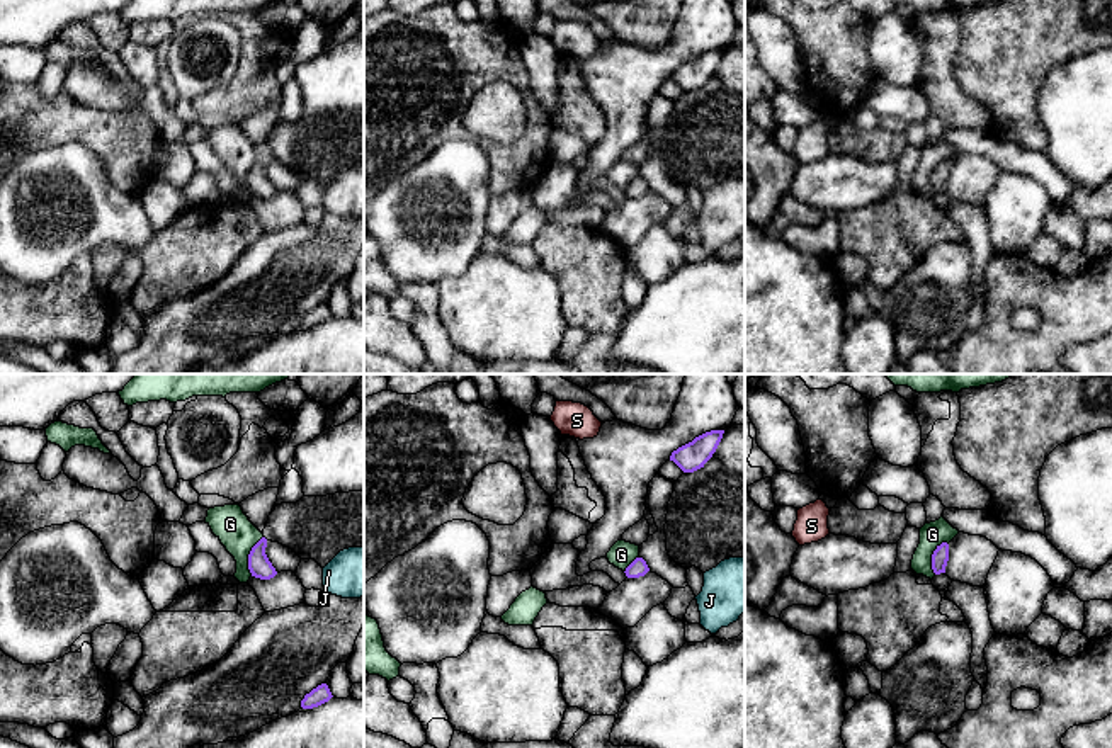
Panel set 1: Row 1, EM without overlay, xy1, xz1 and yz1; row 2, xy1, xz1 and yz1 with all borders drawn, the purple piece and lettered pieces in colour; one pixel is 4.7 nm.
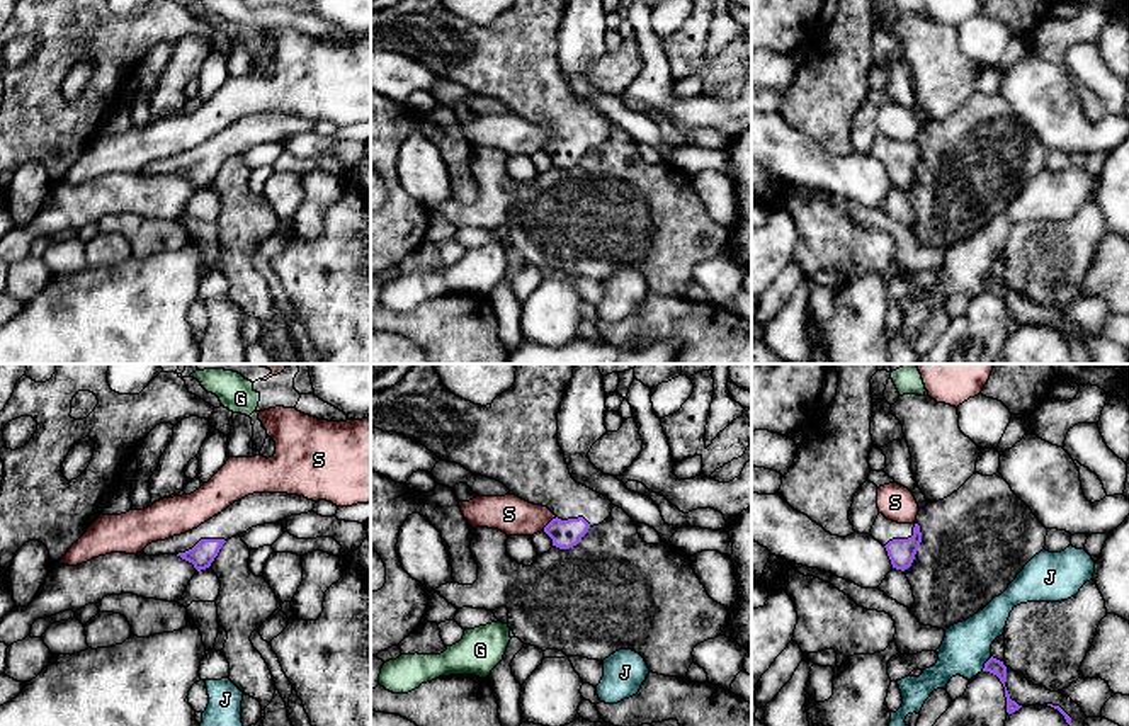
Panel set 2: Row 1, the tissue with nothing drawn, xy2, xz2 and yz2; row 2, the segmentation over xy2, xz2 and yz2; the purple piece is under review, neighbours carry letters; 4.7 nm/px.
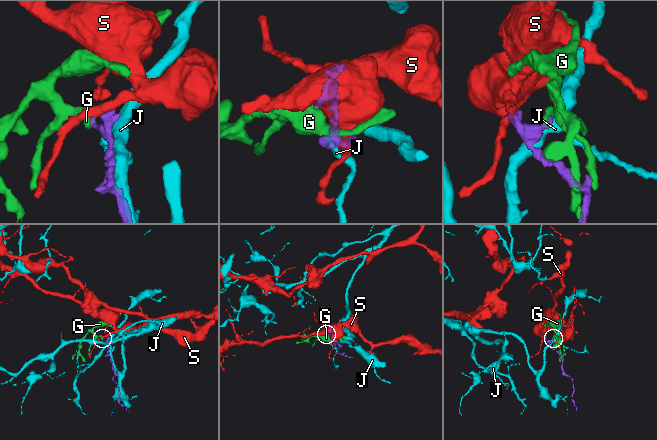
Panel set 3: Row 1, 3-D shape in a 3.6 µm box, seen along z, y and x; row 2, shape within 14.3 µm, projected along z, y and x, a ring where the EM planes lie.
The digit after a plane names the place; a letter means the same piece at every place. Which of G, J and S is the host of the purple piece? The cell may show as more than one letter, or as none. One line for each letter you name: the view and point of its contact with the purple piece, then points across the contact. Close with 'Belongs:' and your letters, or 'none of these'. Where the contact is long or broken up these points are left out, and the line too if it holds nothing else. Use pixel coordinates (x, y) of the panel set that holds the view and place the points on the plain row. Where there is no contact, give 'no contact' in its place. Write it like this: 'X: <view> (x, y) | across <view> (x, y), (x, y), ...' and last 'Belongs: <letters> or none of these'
Belongs: none of these

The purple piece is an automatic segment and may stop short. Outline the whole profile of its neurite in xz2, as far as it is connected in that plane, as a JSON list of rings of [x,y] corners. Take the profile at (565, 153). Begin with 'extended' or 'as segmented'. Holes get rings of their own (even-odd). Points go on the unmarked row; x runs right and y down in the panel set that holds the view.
extended | [[[400,0],[389,9],[371,12],[371,46],[405,54],[425,65],[442,80],[461,83],[473,94],[496,99],[510,109],[510,114],[547,126],[556,136],[544,146],[544,151],[553,158],[553,165],[570,168],[582,160],[590,146],[607,139],[614,124],[607,116],[571,97],[564,73],[558,63],[558,32],[568,2],[515,0],[491,24],[481,26],[456,15],[442,0]]]

